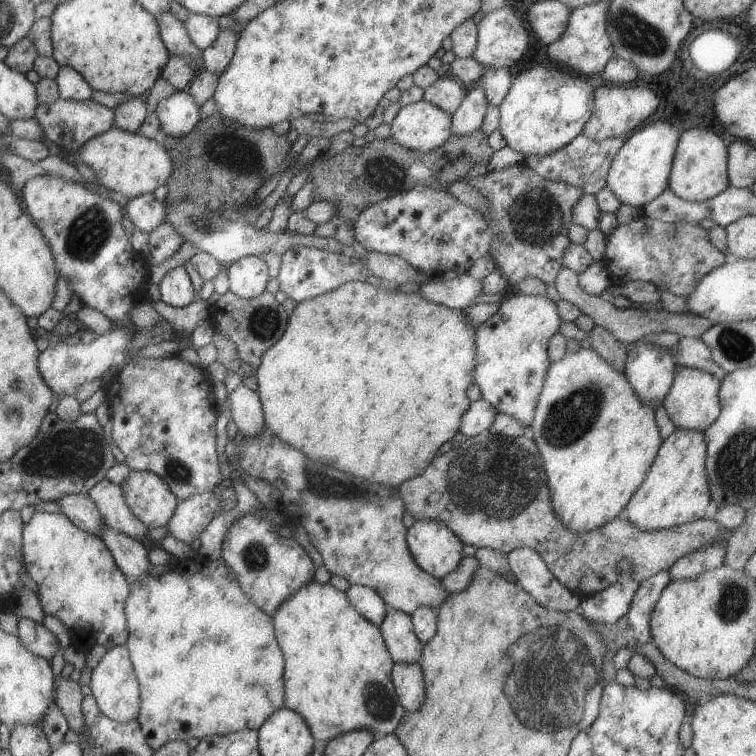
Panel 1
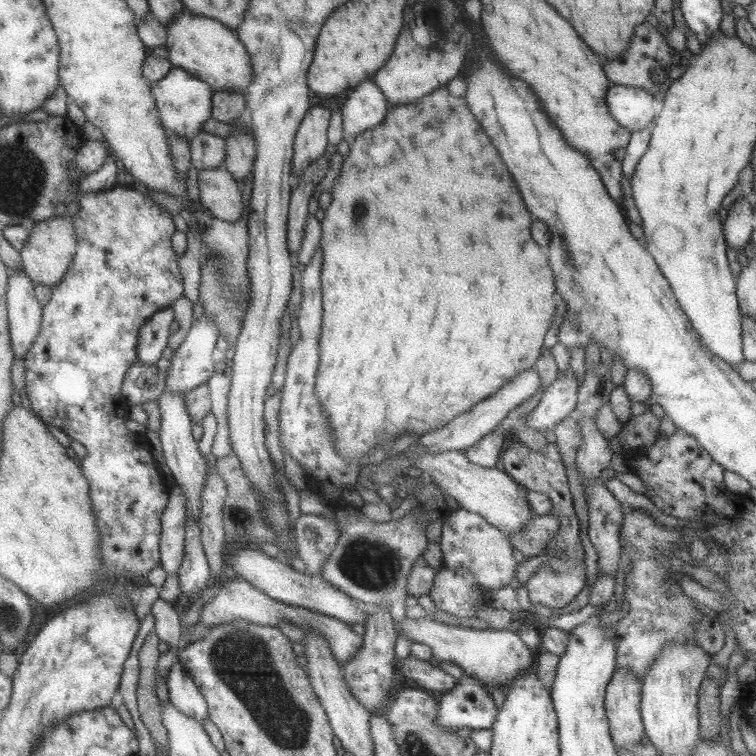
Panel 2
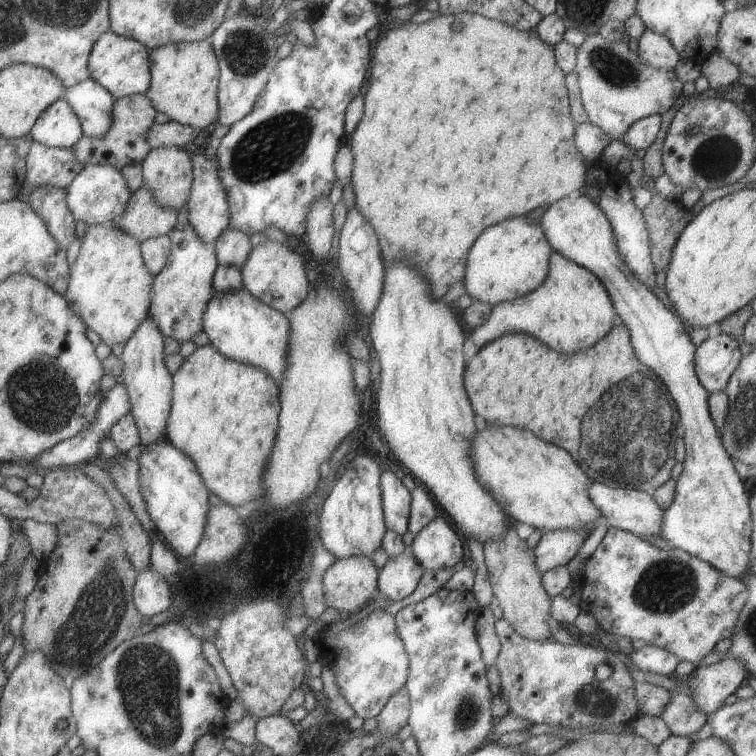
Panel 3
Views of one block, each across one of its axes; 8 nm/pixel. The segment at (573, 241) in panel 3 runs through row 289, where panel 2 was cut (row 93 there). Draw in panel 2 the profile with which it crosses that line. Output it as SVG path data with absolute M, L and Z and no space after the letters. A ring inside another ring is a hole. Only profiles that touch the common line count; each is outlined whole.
M610 84L605 93L609 114L629 132L645 128L656 115L653 100L653 94L635 86Z

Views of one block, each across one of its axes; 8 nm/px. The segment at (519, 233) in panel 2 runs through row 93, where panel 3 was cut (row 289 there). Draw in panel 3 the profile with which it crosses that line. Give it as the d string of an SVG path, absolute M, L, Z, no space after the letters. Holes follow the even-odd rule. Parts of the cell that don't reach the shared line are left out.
M462 12L445 16L436 14L435 18L423 24L404 21L399 28L385 30L373 42L369 68L371 82L362 97L363 116L348 136L351 139L350 150L353 158L350 184L355 196L354 205L375 230L384 264L403 260L407 266L415 268L427 280L431 298L435 300L443 297L456 282L463 282L467 253L481 230L503 218L507 219L507 216L523 216L533 208L548 206L563 197L580 193L586 183L587 164L573 142L576 124L570 115L565 74L557 66L553 47L539 40L537 36L535 30L517 30L495 19Z

